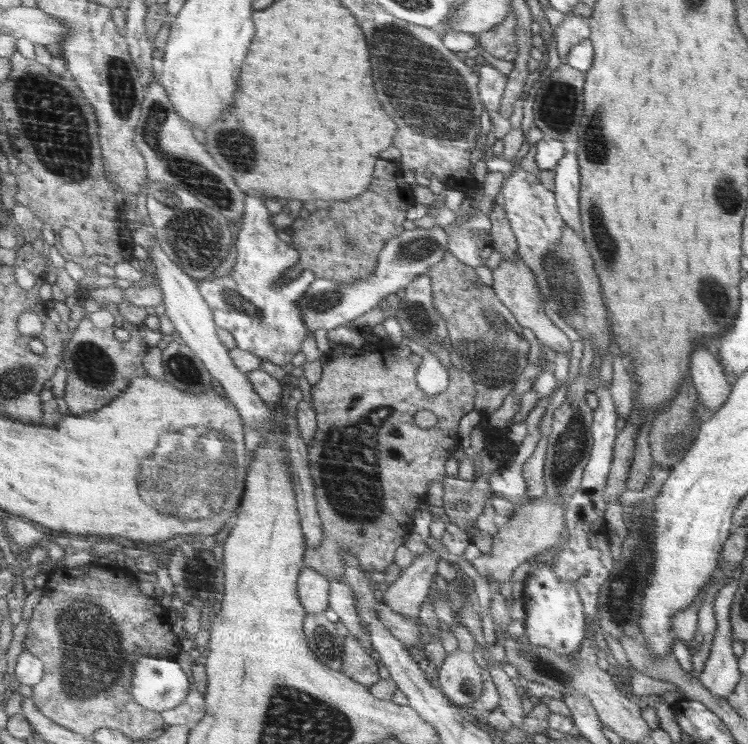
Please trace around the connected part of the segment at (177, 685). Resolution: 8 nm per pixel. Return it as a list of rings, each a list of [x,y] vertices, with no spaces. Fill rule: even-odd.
[[[142,656],[140,662],[136,662],[134,666],[131,682],[130,693],[136,704],[148,711],[158,713],[178,707],[186,699],[188,690],[190,690],[188,676],[178,666],[178,662],[174,662],[174,658],[169,657]]]

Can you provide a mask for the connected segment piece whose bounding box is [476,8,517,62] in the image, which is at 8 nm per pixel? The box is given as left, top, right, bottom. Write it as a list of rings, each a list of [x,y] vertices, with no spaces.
[[[508,8],[510,13],[500,24],[491,30],[476,36],[478,48],[488,51],[494,58],[512,61],[517,55],[517,44],[515,39],[516,15],[514,8]]]

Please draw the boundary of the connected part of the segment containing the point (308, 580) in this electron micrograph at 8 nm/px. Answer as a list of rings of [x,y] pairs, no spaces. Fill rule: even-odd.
[[[304,568],[298,575],[297,592],[307,613],[324,613],[329,607],[331,585],[326,577],[314,568]]]

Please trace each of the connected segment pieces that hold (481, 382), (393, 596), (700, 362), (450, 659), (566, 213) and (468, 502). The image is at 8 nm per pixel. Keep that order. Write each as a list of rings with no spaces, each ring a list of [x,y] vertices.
[[[447,251],[434,266],[430,266],[427,274],[433,291],[433,307],[439,314],[438,318],[446,322],[452,348],[460,360],[460,368],[473,378],[477,390],[473,410],[484,418],[500,408],[529,362],[530,344],[523,338],[523,326],[516,322],[514,315],[502,304],[493,289],[480,280],[476,270],[460,262],[450,252]]]
[[[433,550],[422,553],[419,557],[413,556],[411,561],[404,566],[401,575],[392,584],[384,587],[382,602],[402,616],[418,617],[421,604],[427,599],[439,560],[438,555]]]
[[[698,348],[698,352],[694,352],[694,366],[690,368],[690,378],[700,402],[709,410],[718,410],[726,402],[732,388],[718,358],[706,348]]]
[[[460,649],[447,655],[438,673],[440,689],[454,705],[467,710],[482,695],[482,668],[470,653]]]
[[[565,152],[565,155],[553,168],[554,194],[558,213],[564,224],[574,228],[574,233],[579,234],[582,240],[582,226],[579,214],[579,190],[581,187],[581,175],[579,174],[579,162],[577,153]]]
[[[446,476],[444,485],[443,508],[449,525],[472,530],[476,520],[482,515],[485,500],[494,495],[488,488],[486,476],[472,481]]]

